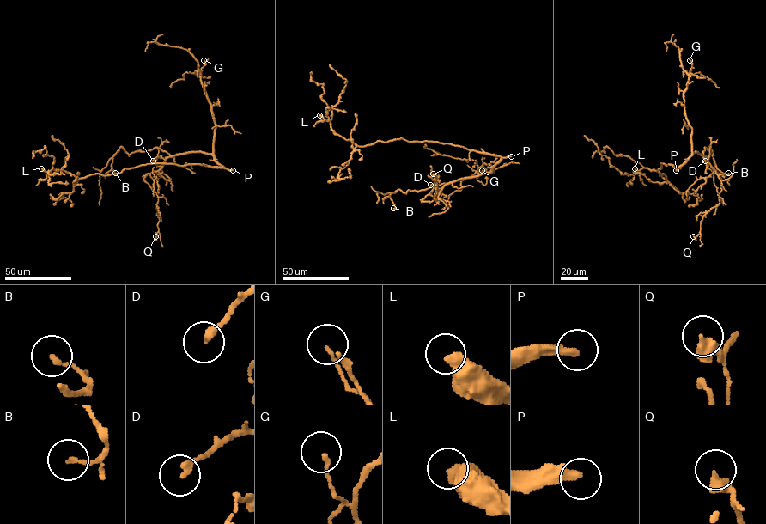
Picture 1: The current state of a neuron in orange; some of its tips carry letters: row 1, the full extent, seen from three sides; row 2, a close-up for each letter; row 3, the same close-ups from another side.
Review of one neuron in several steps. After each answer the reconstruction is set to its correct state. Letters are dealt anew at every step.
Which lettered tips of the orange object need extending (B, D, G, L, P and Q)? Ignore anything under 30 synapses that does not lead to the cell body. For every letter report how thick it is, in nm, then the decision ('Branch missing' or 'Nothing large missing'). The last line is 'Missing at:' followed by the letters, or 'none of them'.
B: Thickness 160 nm. Nothing large missing
D: Thickness 280 nm. Nothing large missing
G: Thickness 110 nm. Nothing large missing
L: Thickness 550 nm. Nothing large missing
P: Thickness 340 nm. Branch missing
Q: Thickness 280 nm. Nothing large missing
Missing at: P

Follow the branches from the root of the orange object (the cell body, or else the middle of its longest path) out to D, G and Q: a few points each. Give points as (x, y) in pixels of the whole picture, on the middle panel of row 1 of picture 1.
D: (458, 146), (496, 155), (501, 160), (489, 172), (449, 182), (440, 188), (434, 183), (430, 185)
G: (458, 146), (501, 157), (492, 172), (493, 169), (485, 163), (478, 168), (483, 173), (482, 170)
Q: (458, 146), (501, 160), (489, 172), (449, 182), (422, 201), (436, 198), (433, 173)

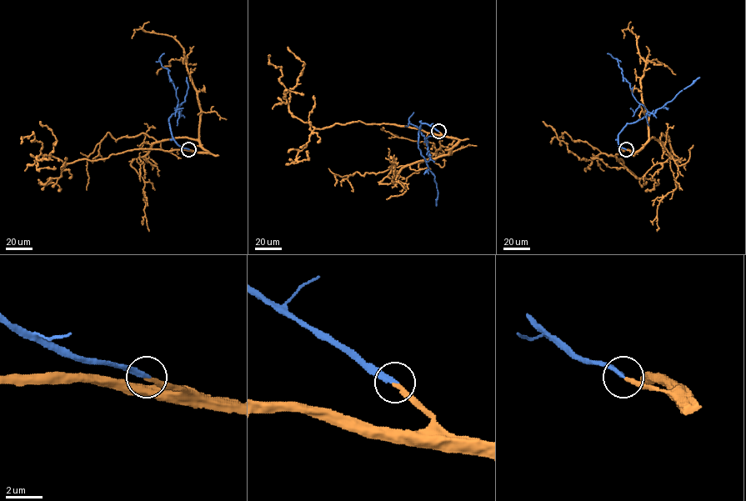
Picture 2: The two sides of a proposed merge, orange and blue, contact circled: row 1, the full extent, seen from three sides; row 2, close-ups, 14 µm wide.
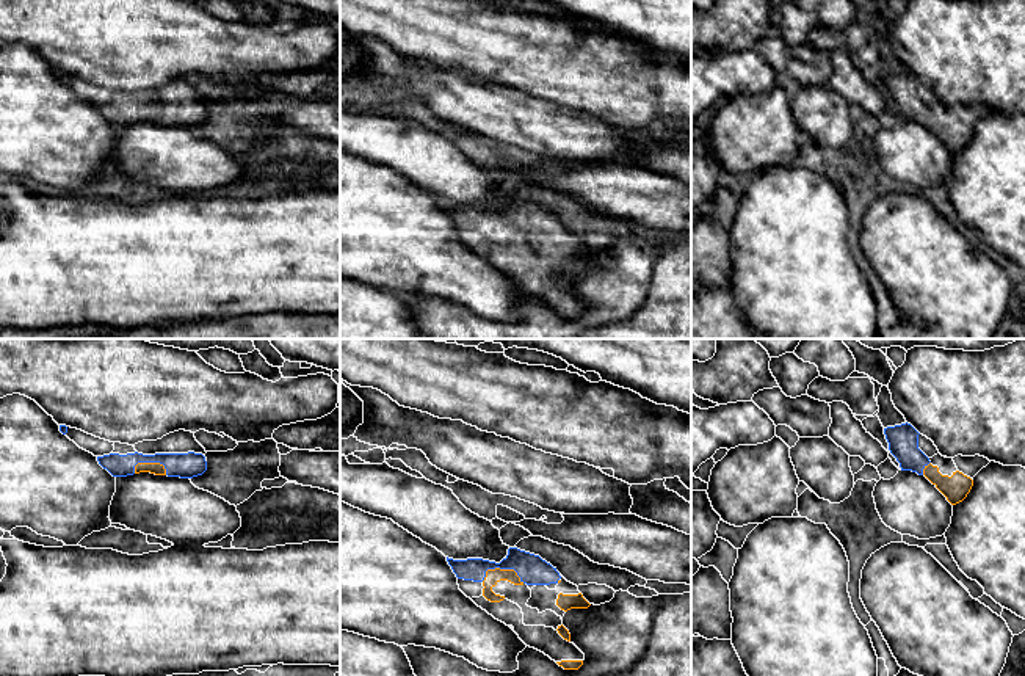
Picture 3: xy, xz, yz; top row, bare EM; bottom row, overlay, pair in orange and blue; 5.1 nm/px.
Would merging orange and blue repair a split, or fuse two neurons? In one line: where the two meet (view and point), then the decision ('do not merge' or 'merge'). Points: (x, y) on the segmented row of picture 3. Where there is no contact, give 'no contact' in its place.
xz (502, 570) | merge

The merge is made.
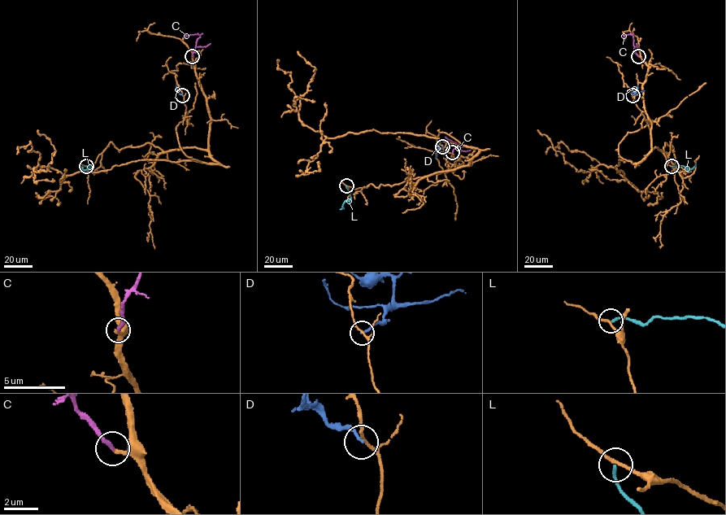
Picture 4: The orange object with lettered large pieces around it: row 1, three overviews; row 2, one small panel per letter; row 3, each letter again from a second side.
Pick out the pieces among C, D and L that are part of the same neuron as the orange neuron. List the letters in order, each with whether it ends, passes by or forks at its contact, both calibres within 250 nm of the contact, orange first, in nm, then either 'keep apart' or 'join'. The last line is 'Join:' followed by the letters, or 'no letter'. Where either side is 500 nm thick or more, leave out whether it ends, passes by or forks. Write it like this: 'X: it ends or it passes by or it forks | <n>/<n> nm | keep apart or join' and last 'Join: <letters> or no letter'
C: it ends | 240/240 nm | join
D: it ends | 110/190 nm | keep apart
L: it ends | 190/200 nm | keep apart
Join: C

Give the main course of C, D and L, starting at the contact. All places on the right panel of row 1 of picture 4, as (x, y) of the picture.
C: (639, 56), (634, 50), (632, 36), (623, 35)
D: (632, 95), (645, 90)
L: (671, 166), (683, 166), (689, 170), (695, 163)

